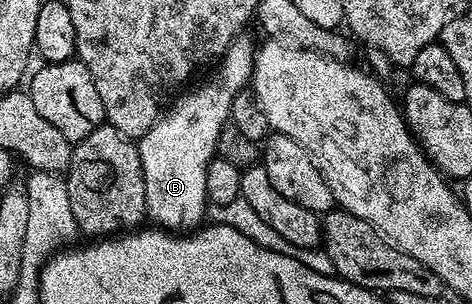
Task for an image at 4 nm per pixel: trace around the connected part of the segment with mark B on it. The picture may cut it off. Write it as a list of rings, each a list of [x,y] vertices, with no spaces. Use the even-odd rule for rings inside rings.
[[[245,33],[238,35],[237,40],[226,49],[225,54],[216,64],[217,72],[214,73],[210,83],[201,83],[194,91],[186,90],[178,94],[157,123],[151,125],[151,129],[147,129],[142,139],[136,140],[139,161],[143,165],[143,185],[147,189],[145,209],[148,218],[158,228],[170,233],[189,233],[200,228],[206,218],[207,165],[218,154],[217,138],[230,122],[229,114],[235,97],[250,86],[253,77],[255,43],[252,43],[247,36],[248,34]]]

